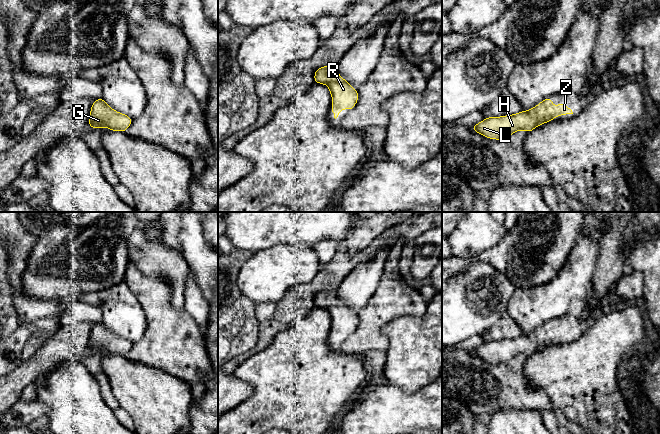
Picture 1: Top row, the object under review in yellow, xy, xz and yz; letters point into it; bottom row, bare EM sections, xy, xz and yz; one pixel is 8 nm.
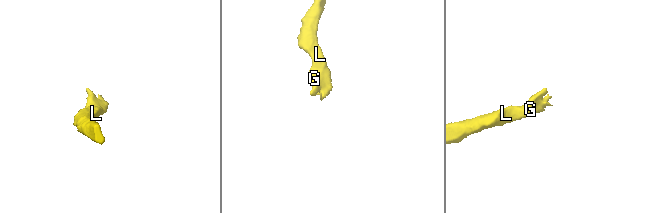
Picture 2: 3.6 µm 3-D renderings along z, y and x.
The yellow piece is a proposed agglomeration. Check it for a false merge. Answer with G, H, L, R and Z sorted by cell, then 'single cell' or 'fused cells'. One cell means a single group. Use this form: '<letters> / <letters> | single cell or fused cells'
G H L R Z | single cell

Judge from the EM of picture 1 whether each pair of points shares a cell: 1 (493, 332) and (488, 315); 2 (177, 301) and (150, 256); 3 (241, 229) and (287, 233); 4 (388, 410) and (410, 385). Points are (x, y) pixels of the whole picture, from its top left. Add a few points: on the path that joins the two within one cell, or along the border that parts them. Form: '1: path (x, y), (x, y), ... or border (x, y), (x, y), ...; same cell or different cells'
1: border (506, 314), (482, 332); different cells
2: path (177, 289), (177, 282), (162, 266); same cell
3: path (252, 229), (264, 229), (271, 234), (276, 233); same cell
4: border (388, 383), (408, 393), (413, 393), (427, 384); different cells

